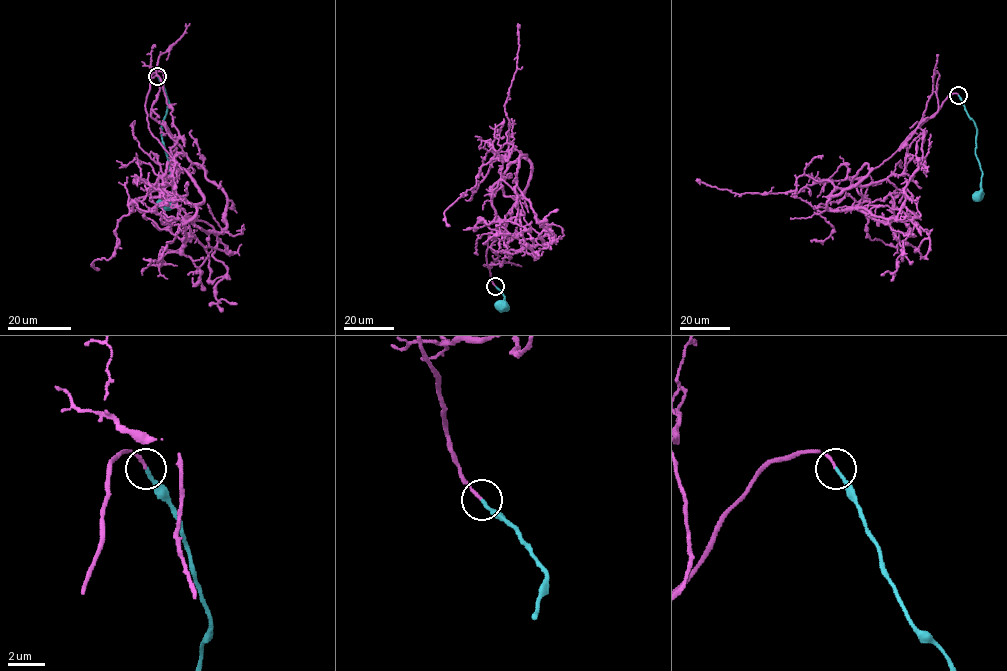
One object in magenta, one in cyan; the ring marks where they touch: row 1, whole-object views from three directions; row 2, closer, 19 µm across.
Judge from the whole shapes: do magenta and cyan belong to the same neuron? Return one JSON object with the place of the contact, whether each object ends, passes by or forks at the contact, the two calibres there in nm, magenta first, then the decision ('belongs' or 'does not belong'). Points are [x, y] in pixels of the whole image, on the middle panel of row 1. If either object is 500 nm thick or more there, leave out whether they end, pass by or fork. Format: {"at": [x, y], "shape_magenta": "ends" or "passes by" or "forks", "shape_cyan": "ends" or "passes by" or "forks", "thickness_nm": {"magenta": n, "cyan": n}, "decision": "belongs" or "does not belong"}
{"at": [495, 286], "shape_magenta": "ends", "shape_cyan": "ends", "thickness_nm": {"magenta": 160, "cyan": 200}, "decision": "belongs"}

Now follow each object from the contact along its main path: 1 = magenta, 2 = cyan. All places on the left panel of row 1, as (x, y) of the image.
1: (157, 76), (148, 127), (203, 201), (184, 220), (222, 232), (227, 195), (151, 115), (158, 57), (190, 24)
2: (157, 76), (168, 100), (161, 127), (172, 192), (160, 204), (164, 203)

